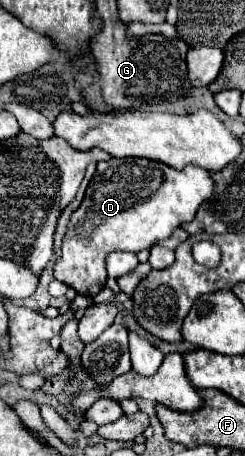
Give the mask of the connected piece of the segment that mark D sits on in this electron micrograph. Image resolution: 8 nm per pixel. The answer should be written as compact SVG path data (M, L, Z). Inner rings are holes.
M111 158L107 162L97 164L97 172L91 178L85 198L81 206L73 212L69 220L67 234L63 238L63 254L55 262L55 278L83 296L97 296L101 288L105 288L107 282L107 270L105 270L105 258L111 252L141 252L149 250L153 244L159 244L167 240L175 228L179 228L185 222L191 222L203 202L211 198L213 194L213 178L207 170L199 166L187 166L187 170L175 170L167 164L161 164L157 160L147 158Z

